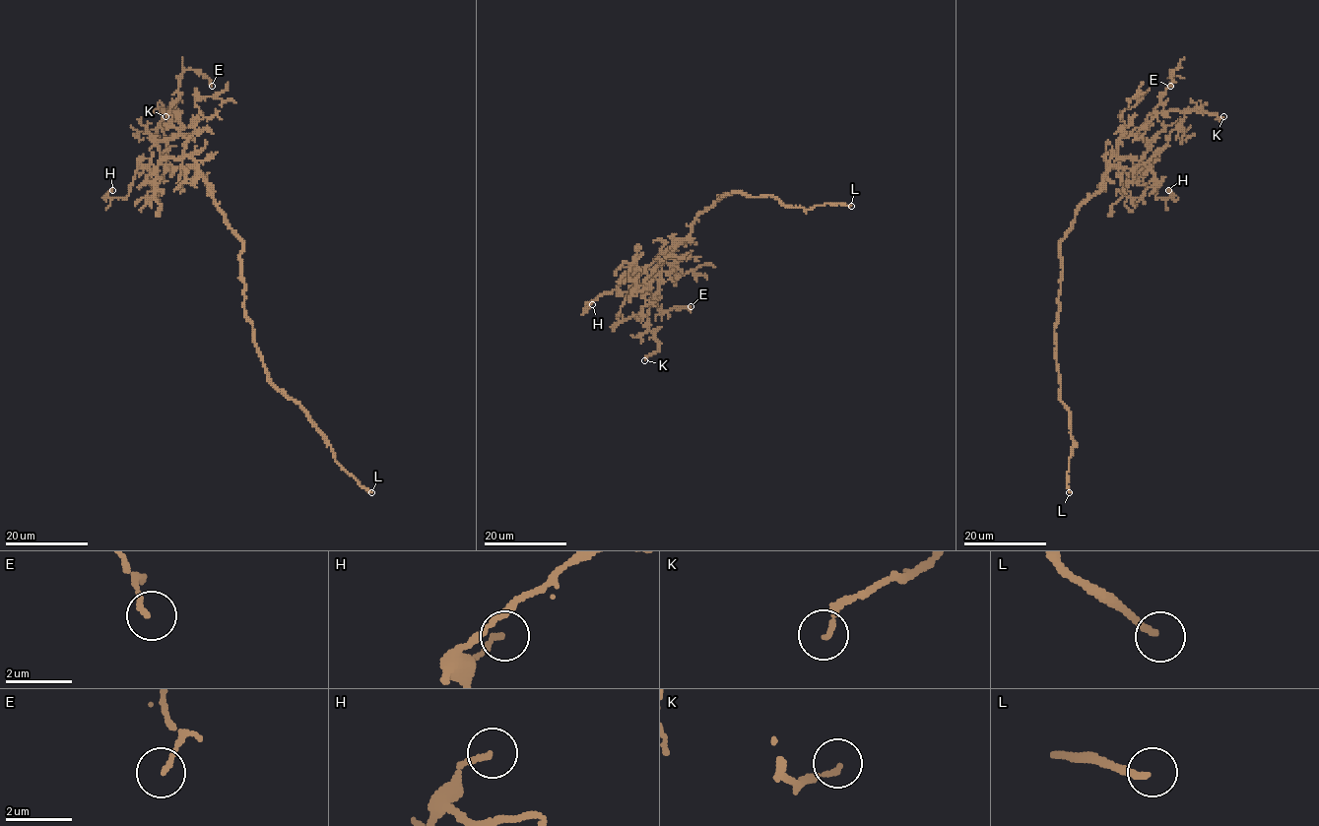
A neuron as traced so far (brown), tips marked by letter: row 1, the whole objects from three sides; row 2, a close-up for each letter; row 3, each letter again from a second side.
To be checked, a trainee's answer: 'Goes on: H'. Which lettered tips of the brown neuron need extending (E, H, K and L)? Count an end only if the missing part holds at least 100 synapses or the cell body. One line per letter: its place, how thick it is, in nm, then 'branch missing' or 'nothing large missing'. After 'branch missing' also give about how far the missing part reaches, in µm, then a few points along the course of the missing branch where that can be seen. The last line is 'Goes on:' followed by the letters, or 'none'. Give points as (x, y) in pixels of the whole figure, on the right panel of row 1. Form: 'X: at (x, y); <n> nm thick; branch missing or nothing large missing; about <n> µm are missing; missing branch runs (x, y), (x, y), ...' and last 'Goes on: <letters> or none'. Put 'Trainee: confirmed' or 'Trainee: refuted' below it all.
E: at (1170, 86); 110 nm thick; nothing large missing
H: at (1168, 190); 150 nm thick; nothing large missing
K: at (1223, 116); 130 nm thick; nothing large missing
L: at (1069, 492); 190 nm thick; branch missing; about 60 µm are missing
Goes on: L
Trainee: refuted

